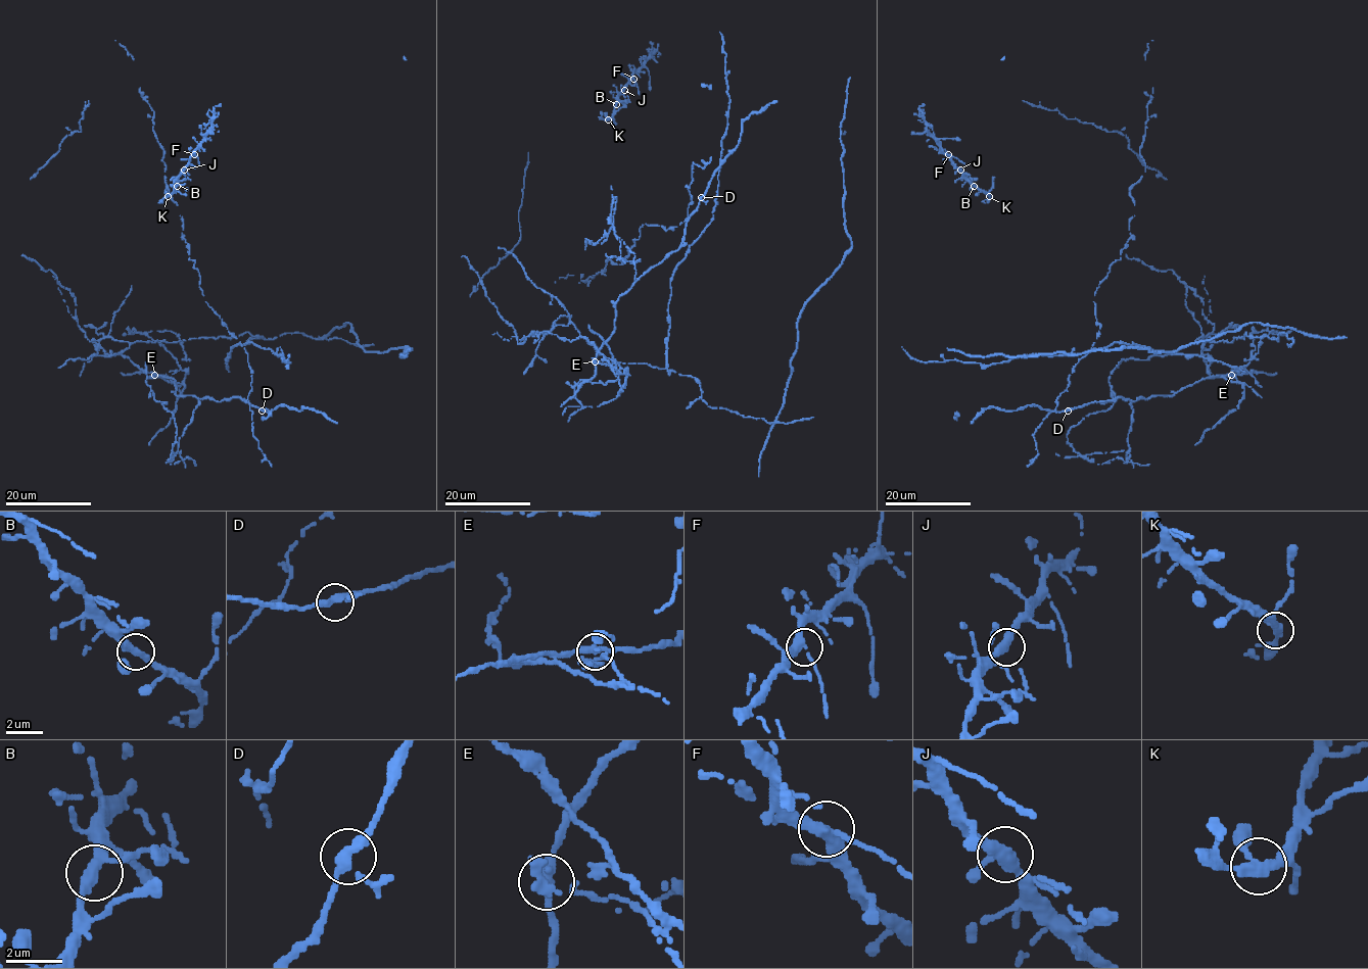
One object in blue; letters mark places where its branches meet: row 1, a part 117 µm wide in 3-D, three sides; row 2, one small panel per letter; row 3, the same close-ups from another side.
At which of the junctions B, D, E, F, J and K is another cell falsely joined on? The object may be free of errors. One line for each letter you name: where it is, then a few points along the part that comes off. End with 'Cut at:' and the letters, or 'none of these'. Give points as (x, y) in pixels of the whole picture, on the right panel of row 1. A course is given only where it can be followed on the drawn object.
E: Place: (1231, 375)
Cut at: E

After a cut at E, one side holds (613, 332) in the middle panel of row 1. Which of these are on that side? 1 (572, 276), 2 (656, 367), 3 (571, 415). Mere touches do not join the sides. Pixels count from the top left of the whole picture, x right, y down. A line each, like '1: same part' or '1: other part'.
1: same part
2: other part
3: other part

